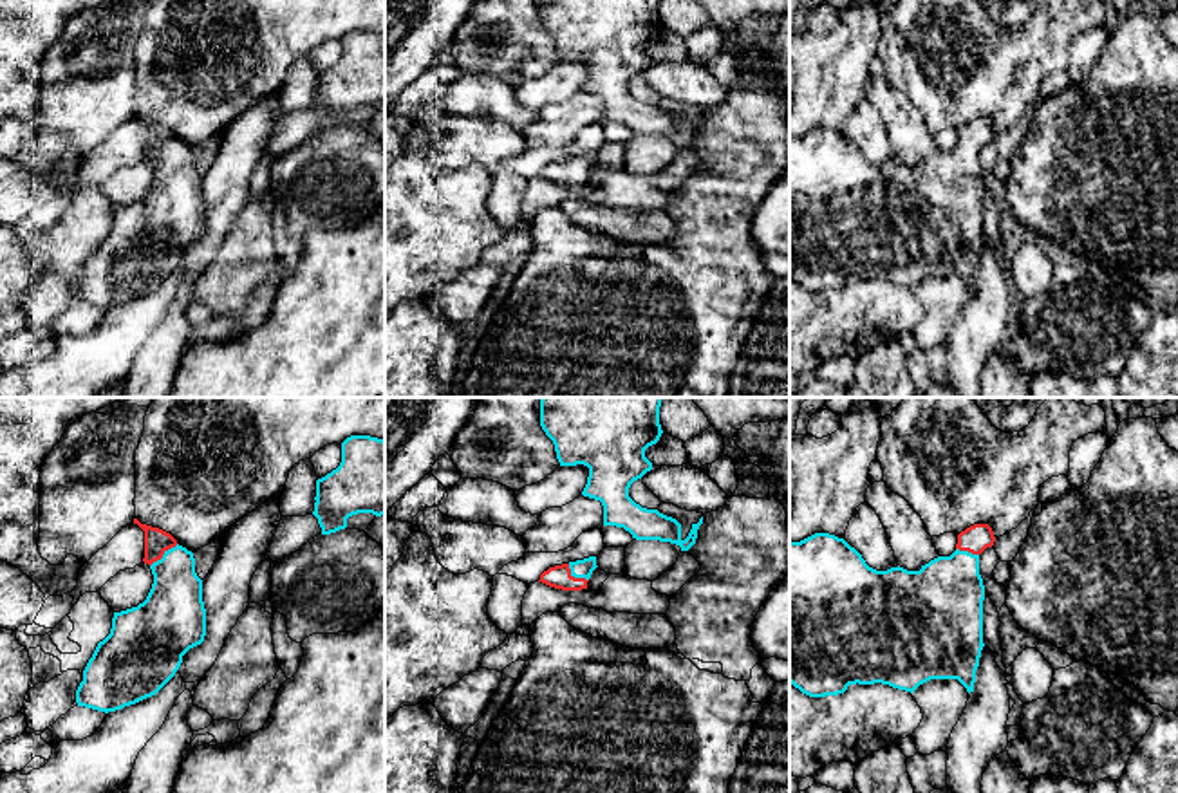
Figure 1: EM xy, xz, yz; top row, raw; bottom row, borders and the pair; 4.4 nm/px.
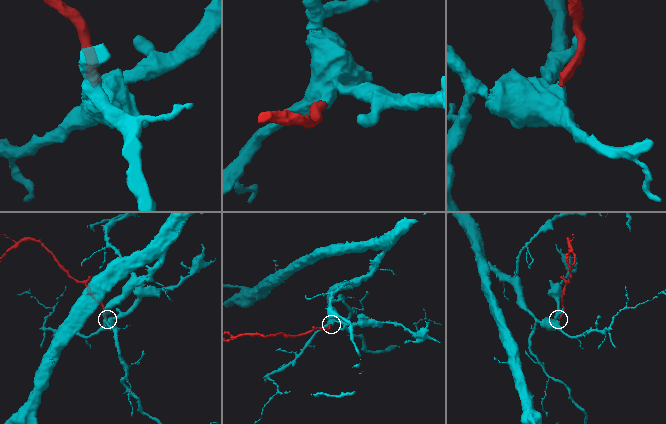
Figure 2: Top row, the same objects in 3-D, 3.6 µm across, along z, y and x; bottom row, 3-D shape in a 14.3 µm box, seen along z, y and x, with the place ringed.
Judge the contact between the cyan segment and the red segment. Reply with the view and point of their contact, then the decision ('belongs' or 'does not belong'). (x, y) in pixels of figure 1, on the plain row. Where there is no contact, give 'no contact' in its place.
xy (163, 150) | belongs

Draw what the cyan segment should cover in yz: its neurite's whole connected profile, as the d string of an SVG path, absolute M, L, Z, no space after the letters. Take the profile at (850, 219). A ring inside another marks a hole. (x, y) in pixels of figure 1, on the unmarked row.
M974 119L958 130L956 146L938 152L920 166L891 163L876 166L844 134L815 128L790 137L790 278L809 293L838 291L849 280L889 280L914 287L930 275L958 275L974 287L983 238L985 181L979 150L996 137L988 119Z

